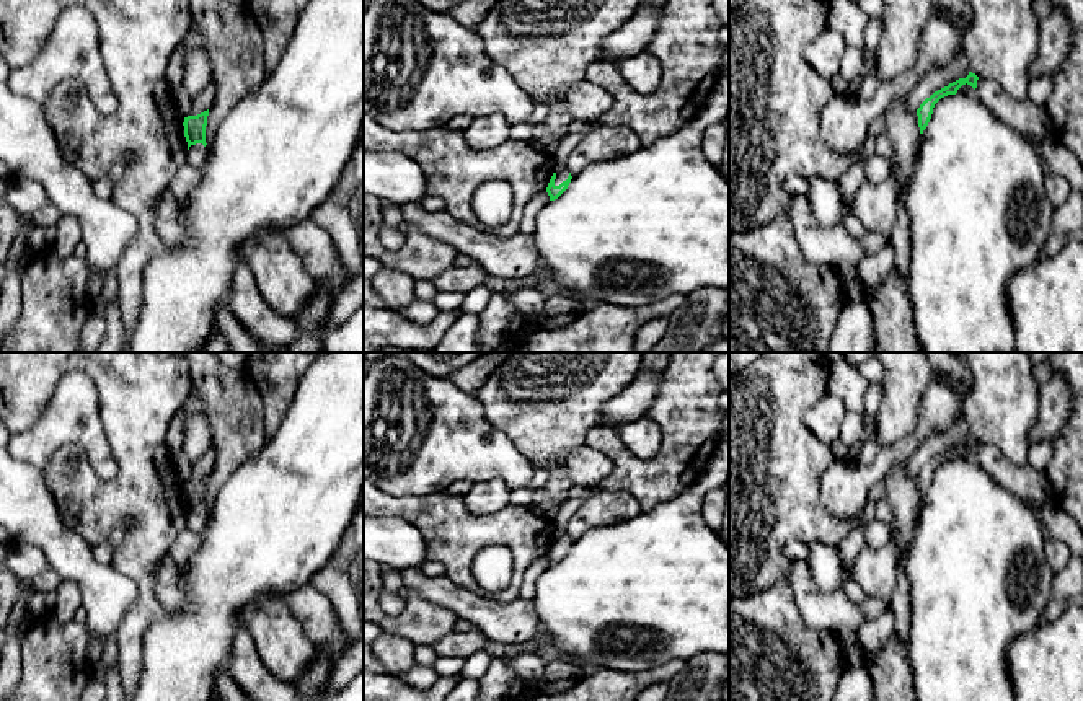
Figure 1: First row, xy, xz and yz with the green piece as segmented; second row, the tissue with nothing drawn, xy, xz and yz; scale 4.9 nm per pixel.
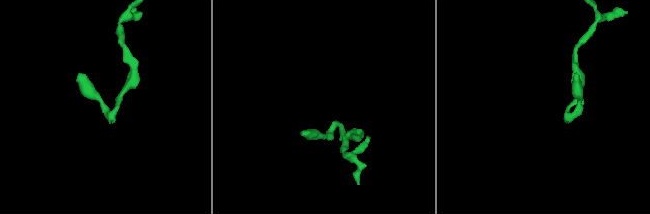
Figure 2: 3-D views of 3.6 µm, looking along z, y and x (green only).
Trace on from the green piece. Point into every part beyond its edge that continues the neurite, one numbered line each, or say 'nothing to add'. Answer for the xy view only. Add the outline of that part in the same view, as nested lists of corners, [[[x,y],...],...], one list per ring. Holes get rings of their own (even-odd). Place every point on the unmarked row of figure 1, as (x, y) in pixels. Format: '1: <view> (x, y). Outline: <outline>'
1: xy (196, 520). Outline: [[[202,509],[191,510],[188,515],[188,527],[191,531],[199,533],[206,528],[207,514]]]

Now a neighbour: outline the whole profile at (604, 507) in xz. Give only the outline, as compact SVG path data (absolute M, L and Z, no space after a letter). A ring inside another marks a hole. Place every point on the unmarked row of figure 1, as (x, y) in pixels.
M595 491L568 520L566 535L576 541L594 527L620 523L641 514L641 505L626 491Z

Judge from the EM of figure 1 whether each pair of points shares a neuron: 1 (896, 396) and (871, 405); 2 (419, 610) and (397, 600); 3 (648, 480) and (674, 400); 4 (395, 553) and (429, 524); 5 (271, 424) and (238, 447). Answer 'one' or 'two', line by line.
1: two
2: two
3: one
4: two
5: two

